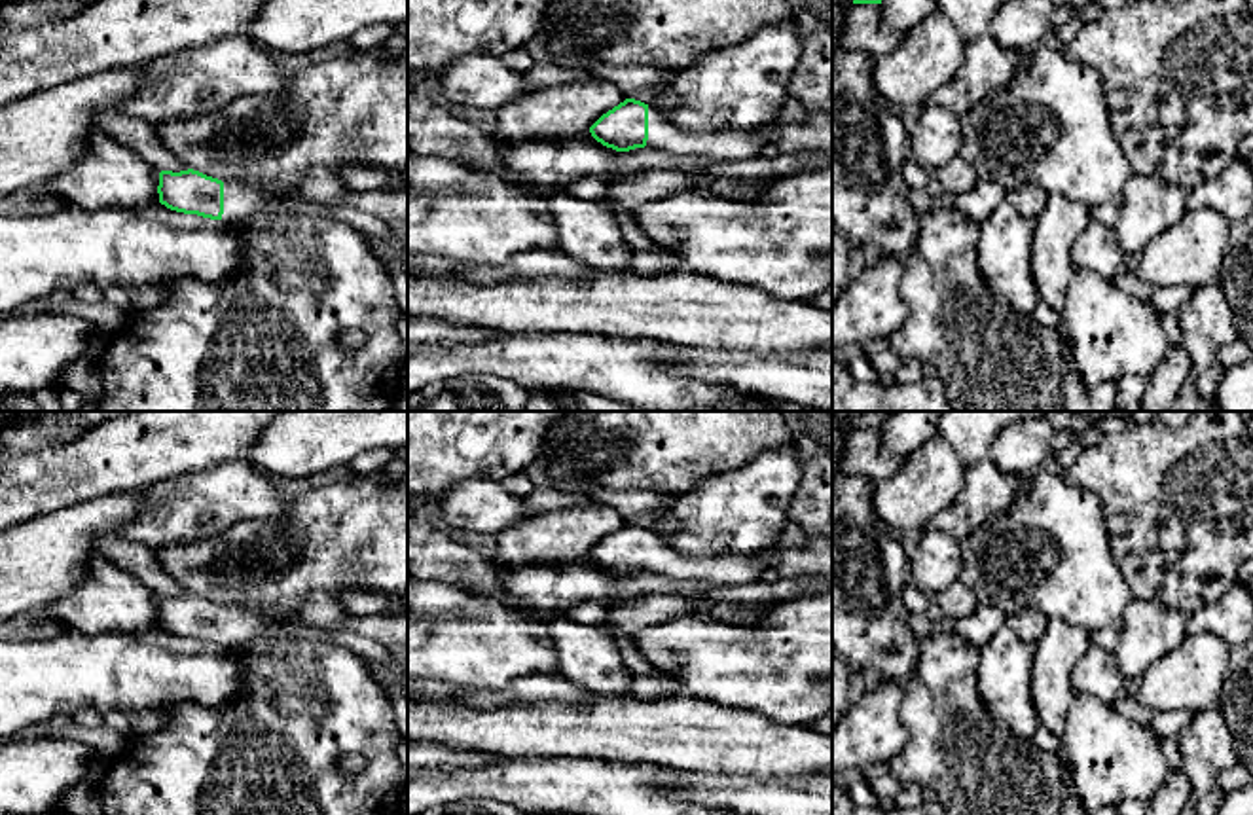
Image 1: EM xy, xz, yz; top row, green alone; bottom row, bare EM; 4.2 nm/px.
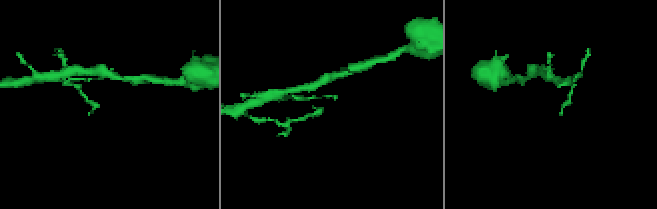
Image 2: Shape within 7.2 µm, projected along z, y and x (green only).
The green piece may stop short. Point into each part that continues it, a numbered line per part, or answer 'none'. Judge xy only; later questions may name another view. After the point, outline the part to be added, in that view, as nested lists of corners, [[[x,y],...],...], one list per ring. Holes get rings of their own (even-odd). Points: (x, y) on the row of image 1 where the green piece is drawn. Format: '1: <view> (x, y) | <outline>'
1: xy (241, 199) | [[[243,180],[224,182],[224,214],[220,222],[239,224],[258,212],[301,212],[309,216],[324,216],[345,222],[362,235],[372,235],[383,241],[408,267],[408,252],[394,239],[389,224],[372,214],[364,214],[354,207],[332,207],[311,201],[288,199],[271,190],[252,188],[248,182]]]

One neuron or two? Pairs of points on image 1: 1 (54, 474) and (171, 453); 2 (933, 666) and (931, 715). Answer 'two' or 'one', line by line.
1: one
2: one

